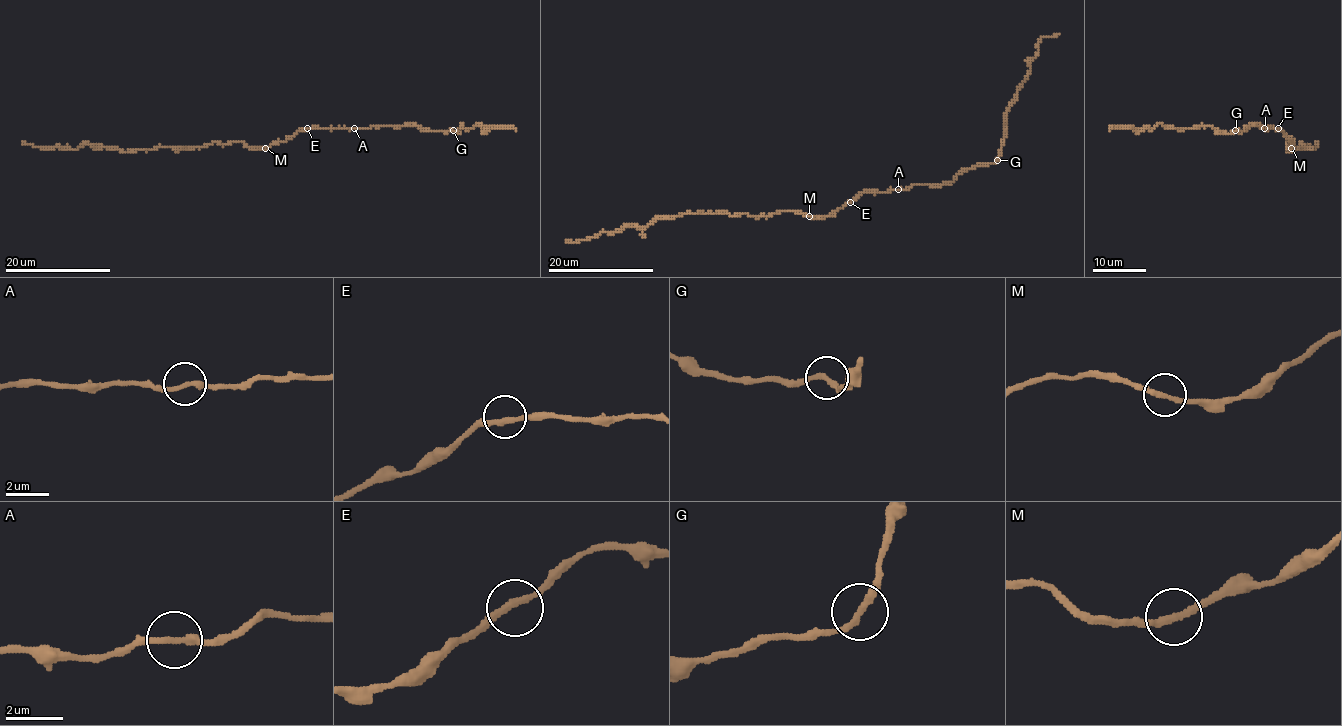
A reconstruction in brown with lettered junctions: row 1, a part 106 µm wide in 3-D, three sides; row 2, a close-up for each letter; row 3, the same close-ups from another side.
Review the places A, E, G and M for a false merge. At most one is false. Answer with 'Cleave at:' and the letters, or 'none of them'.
Cleave at: none of them

